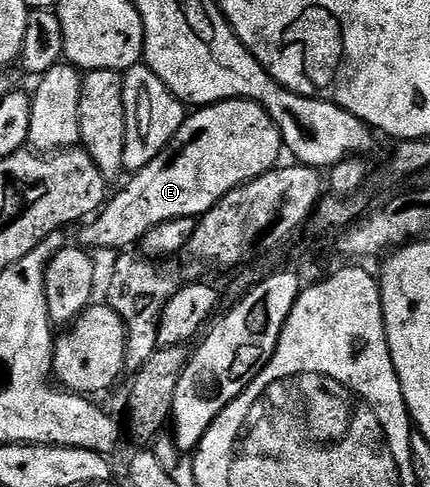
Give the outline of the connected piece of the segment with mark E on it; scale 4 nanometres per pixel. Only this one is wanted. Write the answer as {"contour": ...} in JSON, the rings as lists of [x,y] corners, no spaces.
{"contour":[[[231,98],[228,102],[215,102],[212,106],[197,109],[185,117],[176,137],[168,143],[163,152],[154,156],[154,160],[150,160],[146,168],[135,171],[129,177],[132,179],[113,198],[111,195],[105,201],[99,213],[79,227],[79,230],[81,229],[79,245],[91,248],[93,251],[124,252],[140,244],[156,225],[179,218],[199,219],[201,214],[214,208],[214,204],[218,204],[218,200],[222,200],[226,192],[238,188],[243,182],[262,176],[267,170],[277,169],[281,161],[280,154],[282,155],[282,143],[278,128],[257,102],[248,102],[244,98]]]}

